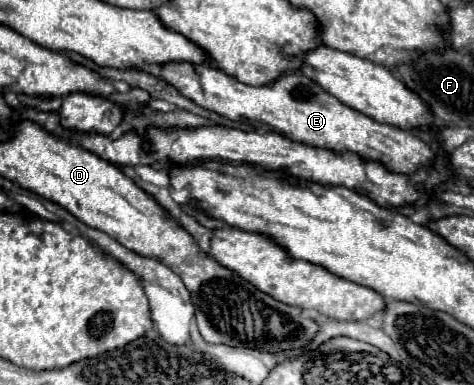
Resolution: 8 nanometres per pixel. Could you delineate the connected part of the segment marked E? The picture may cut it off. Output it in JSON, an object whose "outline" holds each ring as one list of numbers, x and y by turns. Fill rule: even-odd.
{"outline":[[167,62,159,64,159,76,167,84,177,88,177,92,185,98,229,120,255,120,291,140,331,148,335,152,355,152,363,158,385,164,393,172,413,174,417,168,433,160,429,144,425,144,419,136,391,124,381,124,371,116,365,116,361,112,355,112,353,108,347,108,345,104,339,104,335,96,323,92,313,80,305,78,299,72,283,72,271,84,249,86,237,82,233,76,227,76,223,70,209,64]]}

